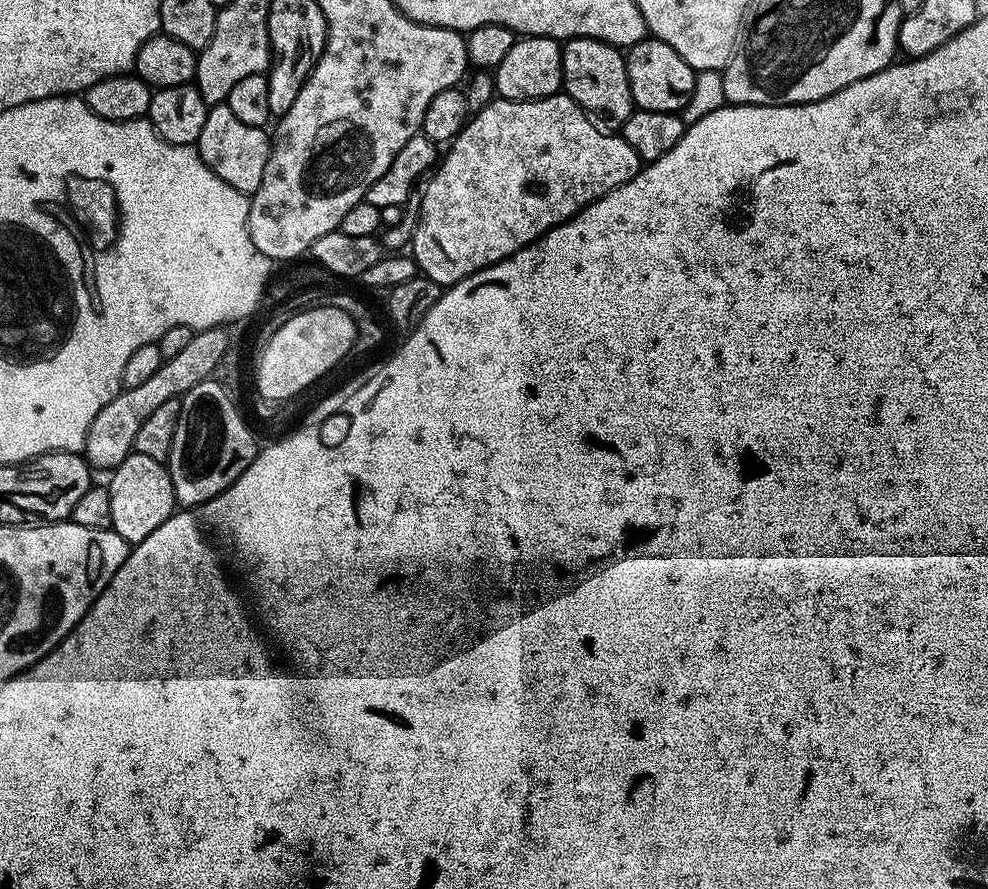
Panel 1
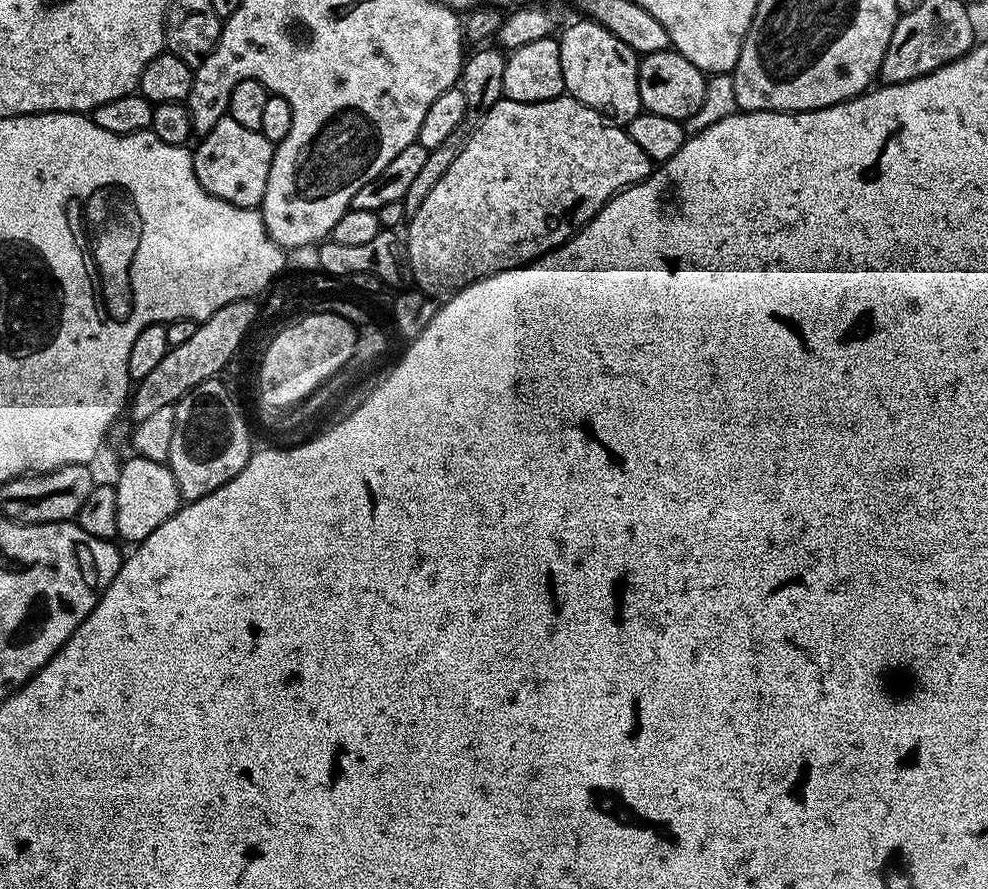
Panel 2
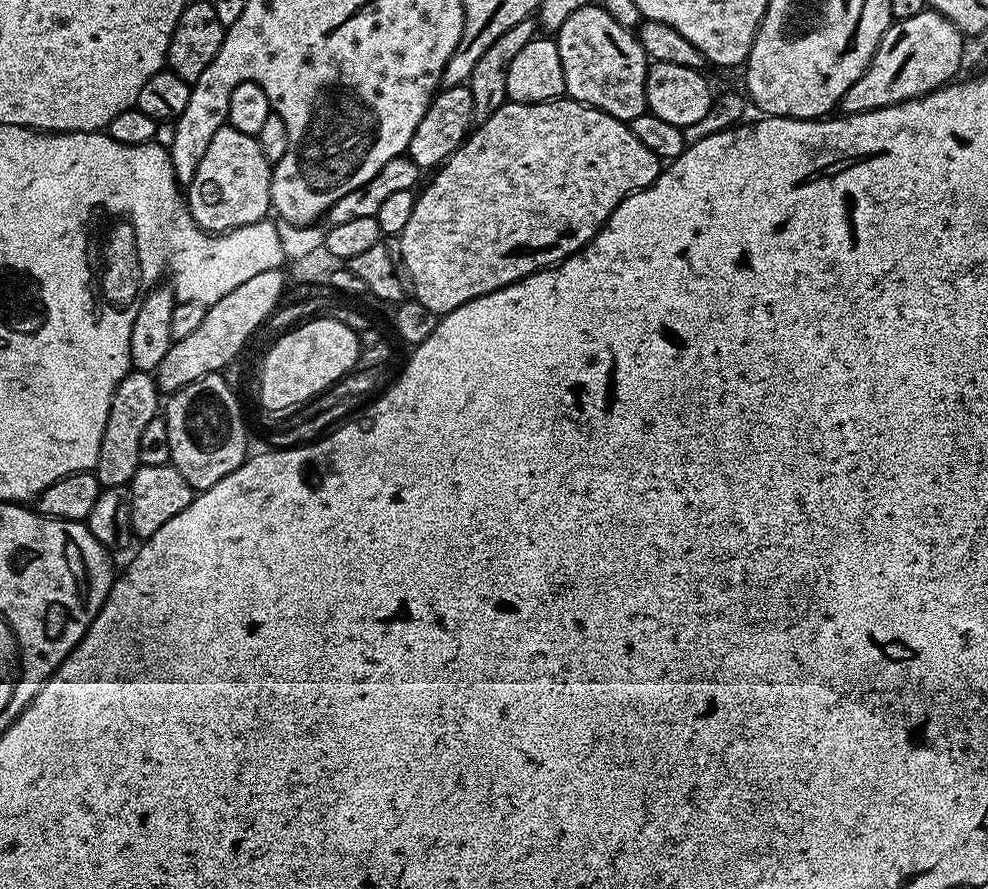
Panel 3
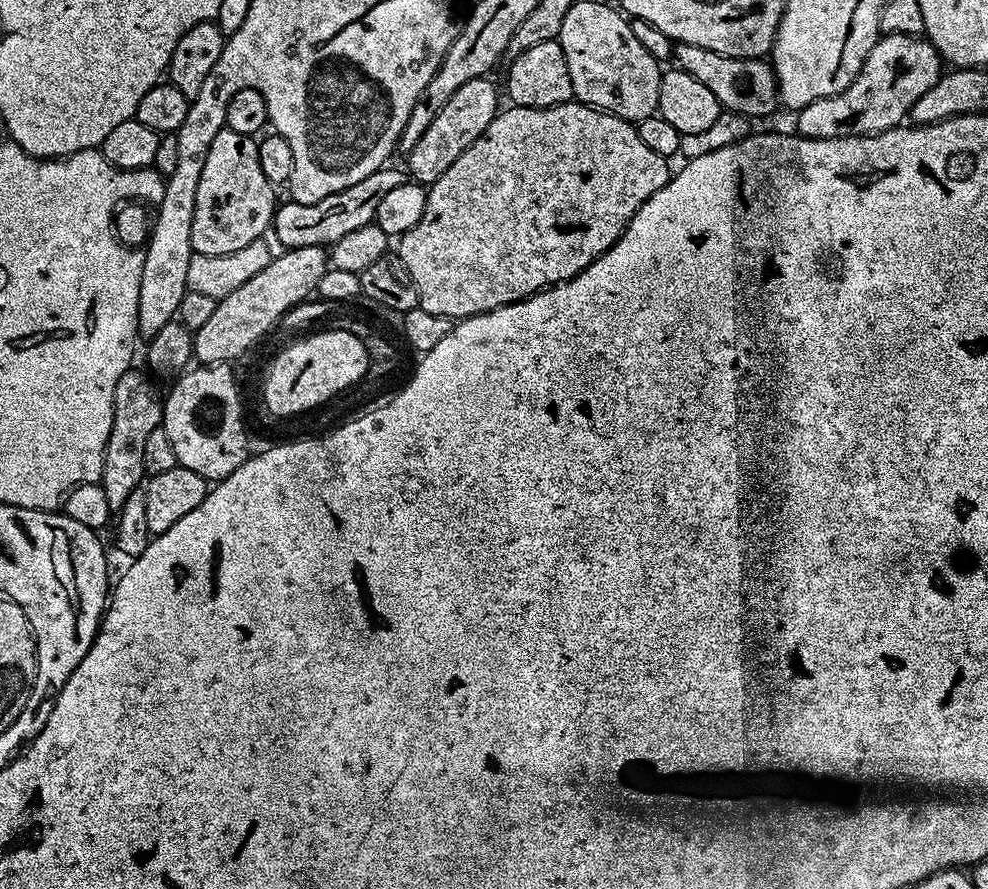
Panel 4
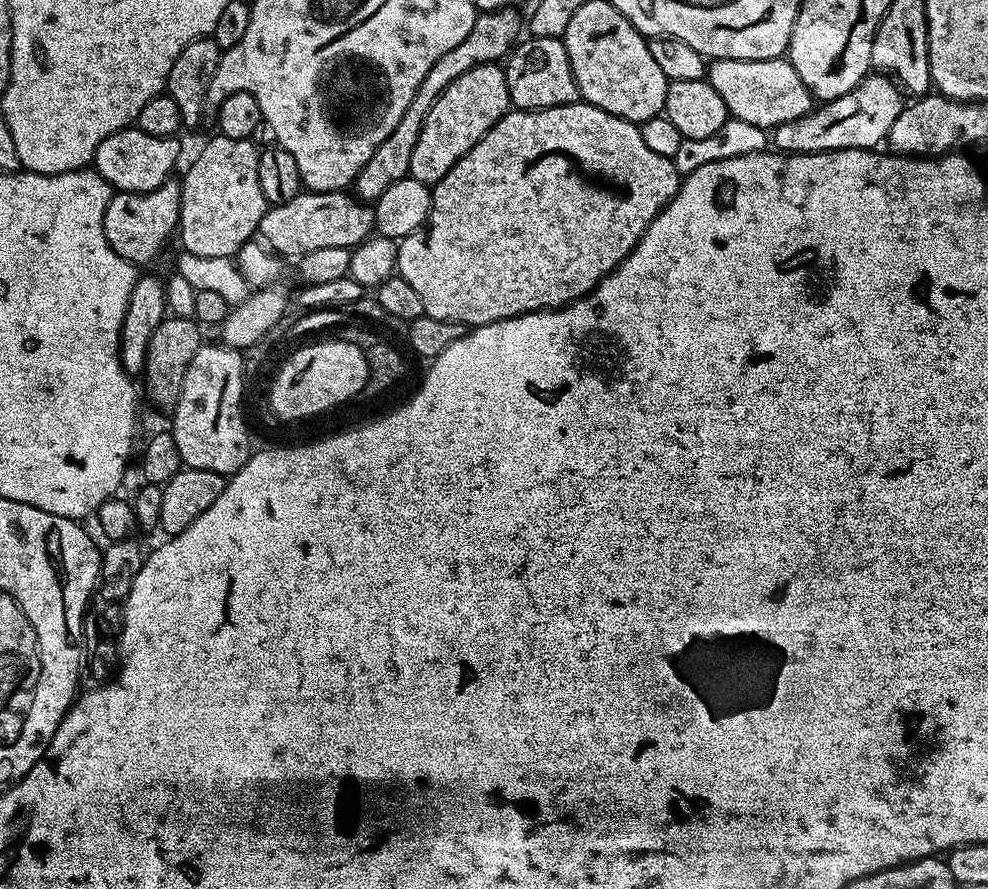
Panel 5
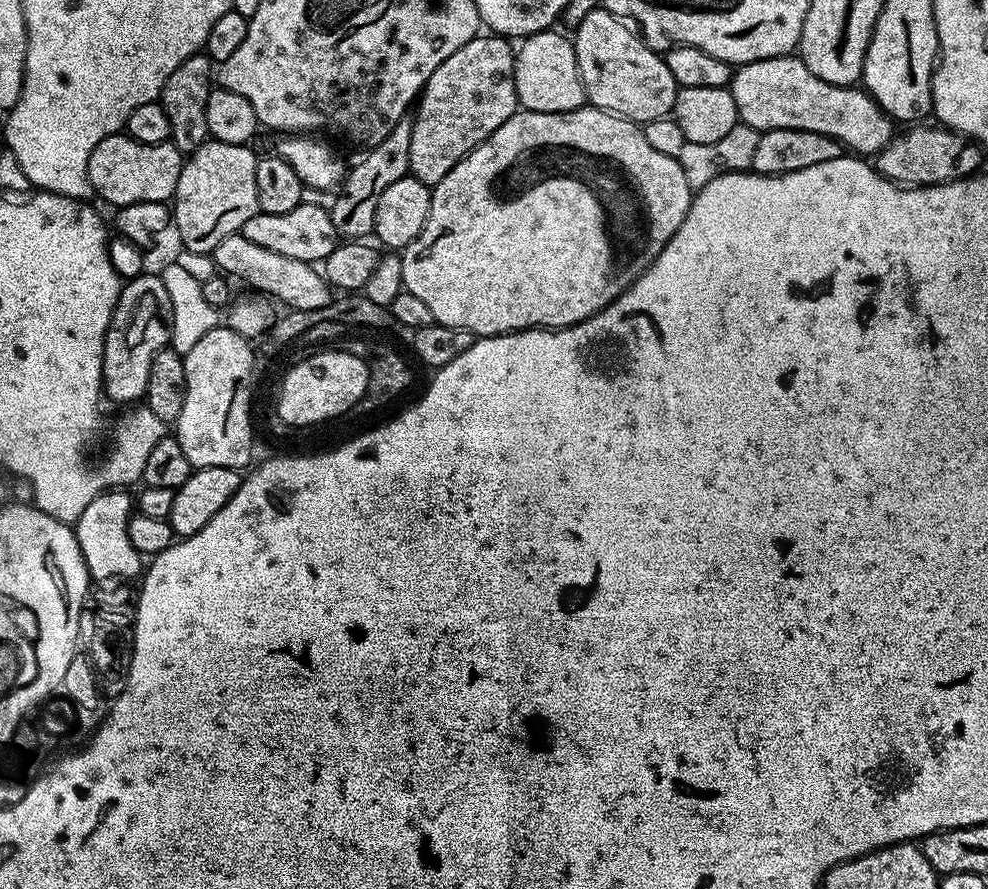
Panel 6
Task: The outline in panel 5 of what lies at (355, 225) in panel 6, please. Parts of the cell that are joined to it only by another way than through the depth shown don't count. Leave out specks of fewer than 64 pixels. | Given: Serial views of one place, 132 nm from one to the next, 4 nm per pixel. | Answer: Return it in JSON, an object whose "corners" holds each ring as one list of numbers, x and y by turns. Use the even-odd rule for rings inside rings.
{"corners":[[510,7,500,8,496,12,480,12,474,27,470,29,470,34,466,34,466,38,462,38,462,42,458,42,454,50,442,54,442,58,438,58,438,62,430,66,426,78,422,78,422,86,414,90,414,98,410,98,410,106,406,106,398,126,390,130,390,138,386,138,386,142,382,142,382,146,374,150,370,162,366,162,366,166,362,166,362,170,356,175,354,192,359,199,375,202,389,186,394,186,394,182,403,180,408,175,410,154,414,154,414,146,418,143,422,122,426,122,426,114,430,114,430,106,434,106,436,99,444,93,446,86,450,86,450,82,454,82,454,78,462,78,466,70,479,64,494,64,507,57,522,36,522,16,520,20,516,11,515,7]]}

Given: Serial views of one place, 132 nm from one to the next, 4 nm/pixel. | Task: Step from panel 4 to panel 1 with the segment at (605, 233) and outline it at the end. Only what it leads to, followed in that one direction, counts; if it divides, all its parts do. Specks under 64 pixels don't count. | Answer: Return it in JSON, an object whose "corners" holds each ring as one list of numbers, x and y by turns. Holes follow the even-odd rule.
{"corners":[[567,94,547,96,541,100,502,100,499,98,493,98,486,107,480,109,479,112,475,113,475,115,469,119,468,125,464,127,464,129,460,131,453,140,451,140,451,142,447,145,446,151,448,151,448,153,446,153,445,156,443,153,442,159,435,165,434,171,427,177,426,183,423,185,420,220,416,223,416,233,412,235,412,243,410,245,410,256,413,260,415,260,417,269,419,269,423,275,431,278,434,283,441,286,451,286,453,284,457,284,460,280,465,280,465,278,467,278,470,274,474,274,483,268,489,268,491,264,502,262,508,256,513,256,514,253,518,250,522,250,528,244,536,243,540,237,545,236,552,228,557,228,557,226,564,223,565,220,570,219,571,216,574,216,577,212,582,211,586,205,593,204,593,202,595,202,598,198,605,196,605,194,610,190,614,190,618,186,622,186,626,182,630,182,636,175,638,175,642,167,642,161,639,154,637,154,637,152,634,151,626,141,624,141,623,135,613,134,610,132,599,132,599,130,597,130,597,128,592,124,592,117,589,116,588,113,580,107,580,105,574,103]]}

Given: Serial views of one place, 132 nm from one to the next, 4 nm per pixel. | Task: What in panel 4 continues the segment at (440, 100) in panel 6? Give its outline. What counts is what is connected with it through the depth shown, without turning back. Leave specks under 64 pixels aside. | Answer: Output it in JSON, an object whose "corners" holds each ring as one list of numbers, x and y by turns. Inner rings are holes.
{"corners":[[481,78,474,82,466,82,442,110,438,110,438,115,434,122,430,122,430,127,426,129,426,134,418,138,418,146,406,154,408,168,406,172,417,184,430,186,458,162,458,158,472,145,475,140,490,126,490,122,496,117,498,105,496,105,496,88,491,84,491,79]]}

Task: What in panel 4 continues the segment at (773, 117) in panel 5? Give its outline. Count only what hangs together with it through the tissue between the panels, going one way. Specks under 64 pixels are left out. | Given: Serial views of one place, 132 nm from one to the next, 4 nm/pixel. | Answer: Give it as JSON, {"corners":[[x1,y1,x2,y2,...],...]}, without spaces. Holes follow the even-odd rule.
{"corners":[[677,43,674,48,674,60,679,68,690,78,698,78,718,98,721,109,737,112,749,118,768,116,778,108,776,94,776,75,772,73,771,63,767,59,734,58,726,54,714,54,702,46]]}

